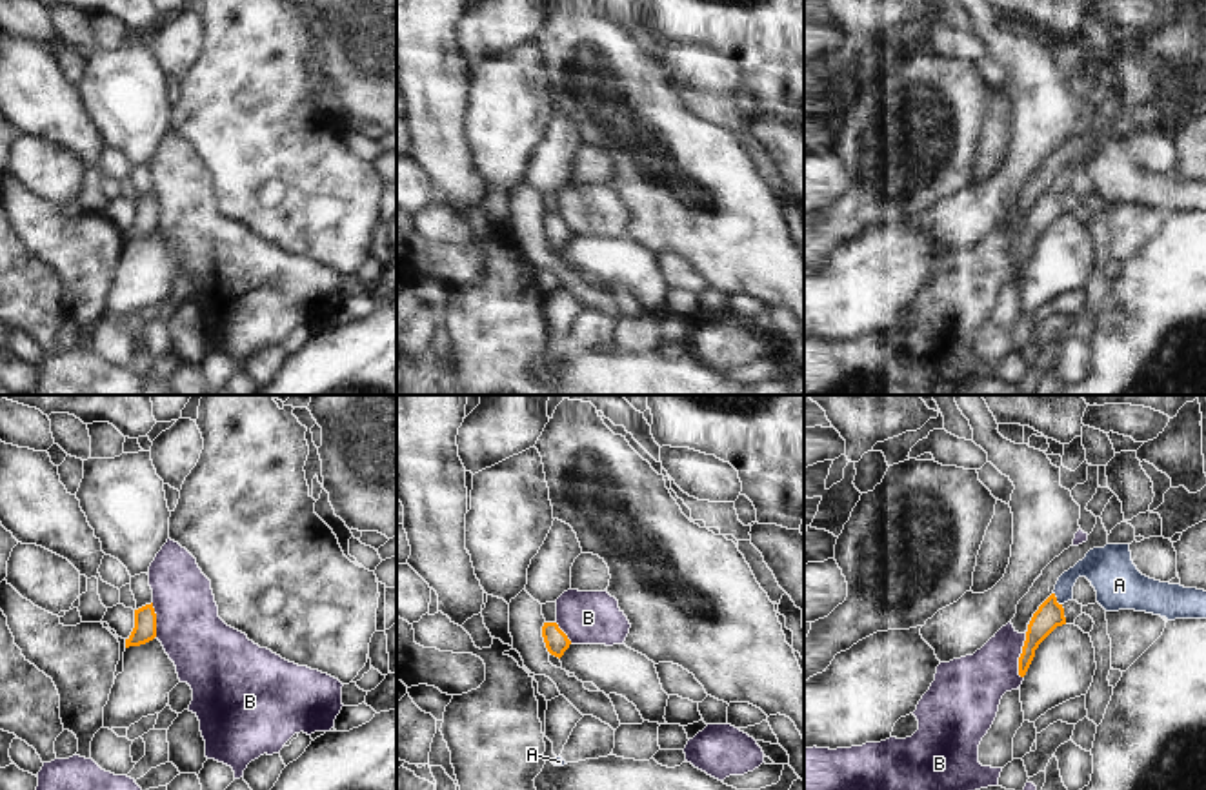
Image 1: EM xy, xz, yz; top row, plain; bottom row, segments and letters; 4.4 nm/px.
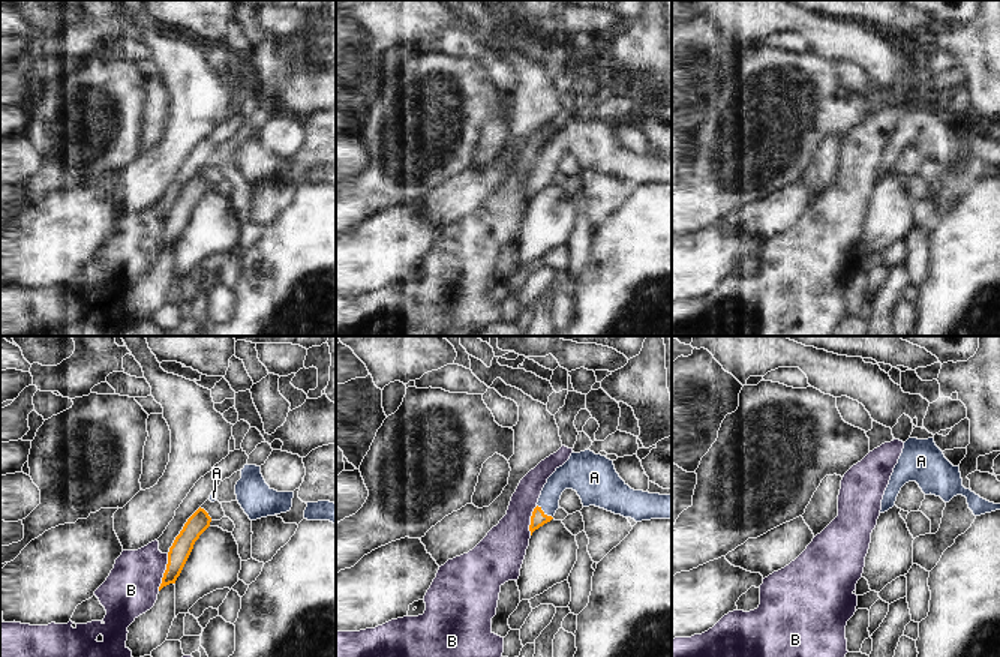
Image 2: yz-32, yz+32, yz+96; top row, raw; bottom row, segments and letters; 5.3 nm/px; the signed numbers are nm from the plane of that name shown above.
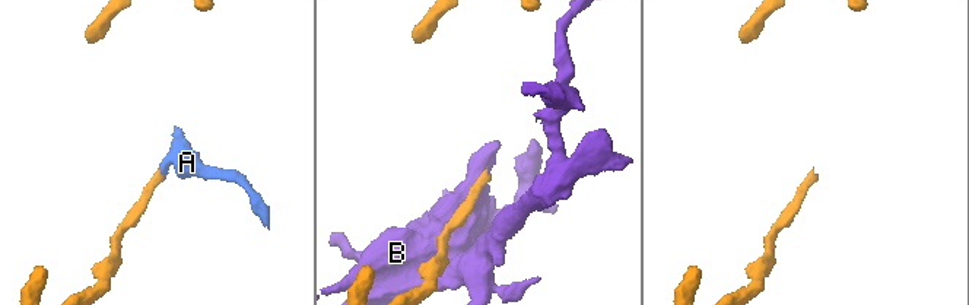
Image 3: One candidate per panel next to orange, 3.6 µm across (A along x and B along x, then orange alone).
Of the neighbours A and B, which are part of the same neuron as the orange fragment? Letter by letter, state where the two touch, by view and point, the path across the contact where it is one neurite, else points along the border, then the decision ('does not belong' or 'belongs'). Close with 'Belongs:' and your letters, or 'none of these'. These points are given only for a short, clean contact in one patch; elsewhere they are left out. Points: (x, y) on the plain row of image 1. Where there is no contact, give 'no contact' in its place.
A: meets orange in yz at (1055, 192); runs through yz (1050, 206), (1055, 192), (1079, 162), (1101, 159); belongs
B: meets orange in yz at (1021, 246); does not belong
Belongs: A

